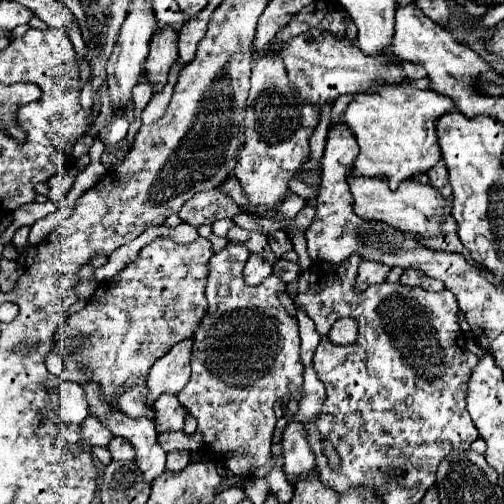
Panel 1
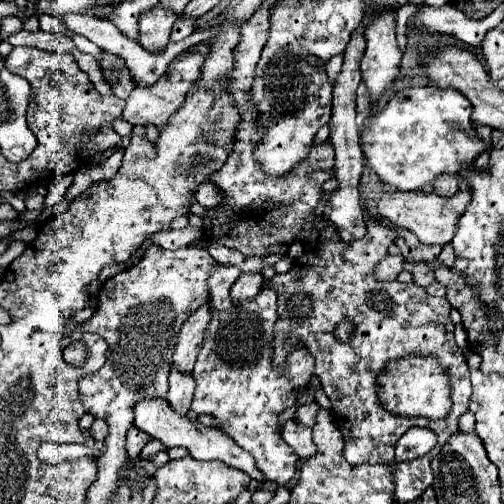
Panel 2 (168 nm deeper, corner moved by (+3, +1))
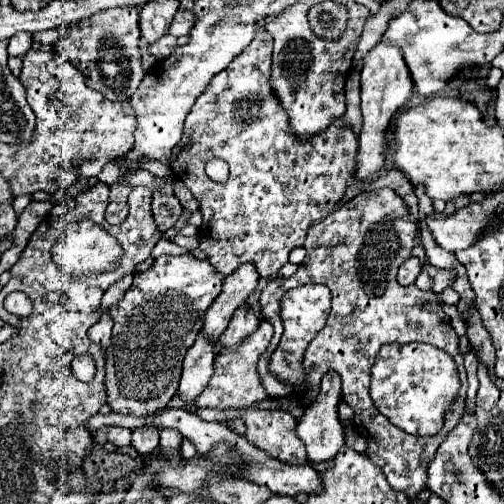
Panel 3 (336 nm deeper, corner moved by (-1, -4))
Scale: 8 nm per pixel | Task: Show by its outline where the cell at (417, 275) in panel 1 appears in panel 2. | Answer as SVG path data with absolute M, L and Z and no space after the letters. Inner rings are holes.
M414 264L412 274L414 274L414 282L416 282L418 286L422 286L422 288L430 286L430 284L436 280L436 278L434 278L434 272L432 272L432 268L430 268L428 264Z

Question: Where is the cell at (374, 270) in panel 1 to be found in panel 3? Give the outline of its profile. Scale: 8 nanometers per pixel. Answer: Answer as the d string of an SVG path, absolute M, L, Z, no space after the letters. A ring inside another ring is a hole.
M408 257L402 265L400 265L400 269L398 269L398 283L400 285L412 285L414 281L416 281L416 277L418 277L418 273L422 271L422 267L420 267L420 259L416 259L416 257Z

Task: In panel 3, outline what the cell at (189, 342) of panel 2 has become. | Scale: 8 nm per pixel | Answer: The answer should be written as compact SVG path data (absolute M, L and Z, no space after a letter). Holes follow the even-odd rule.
M250 263L240 265L234 273L230 273L226 277L222 293L208 307L206 319L202 325L202 333L206 335L206 339L210 343L216 343L220 339L220 335L226 331L226 325L228 325L234 309L238 309L238 305L242 305L242 301L248 299L248 295L258 285L258 279L260 279L260 275L256 273L254 265L250 265Z

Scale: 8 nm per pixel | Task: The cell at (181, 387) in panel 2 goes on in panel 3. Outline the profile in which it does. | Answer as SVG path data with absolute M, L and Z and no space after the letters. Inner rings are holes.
M202 333L198 335L196 343L184 357L182 365L182 377L178 385L178 397L184 403L194 401L208 385L212 377L212 363L214 363L214 345L206 345L202 341Z

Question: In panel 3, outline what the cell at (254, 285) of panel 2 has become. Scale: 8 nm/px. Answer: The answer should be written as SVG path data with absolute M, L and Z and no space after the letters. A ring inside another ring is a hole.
M250 303L240 305L236 309L236 313L232 315L226 333L222 333L220 345L222 347L234 347L234 345L238 345L238 341L242 341L244 337L248 337L258 327L258 321L260 321L260 317L256 315L256 311L252 309Z

